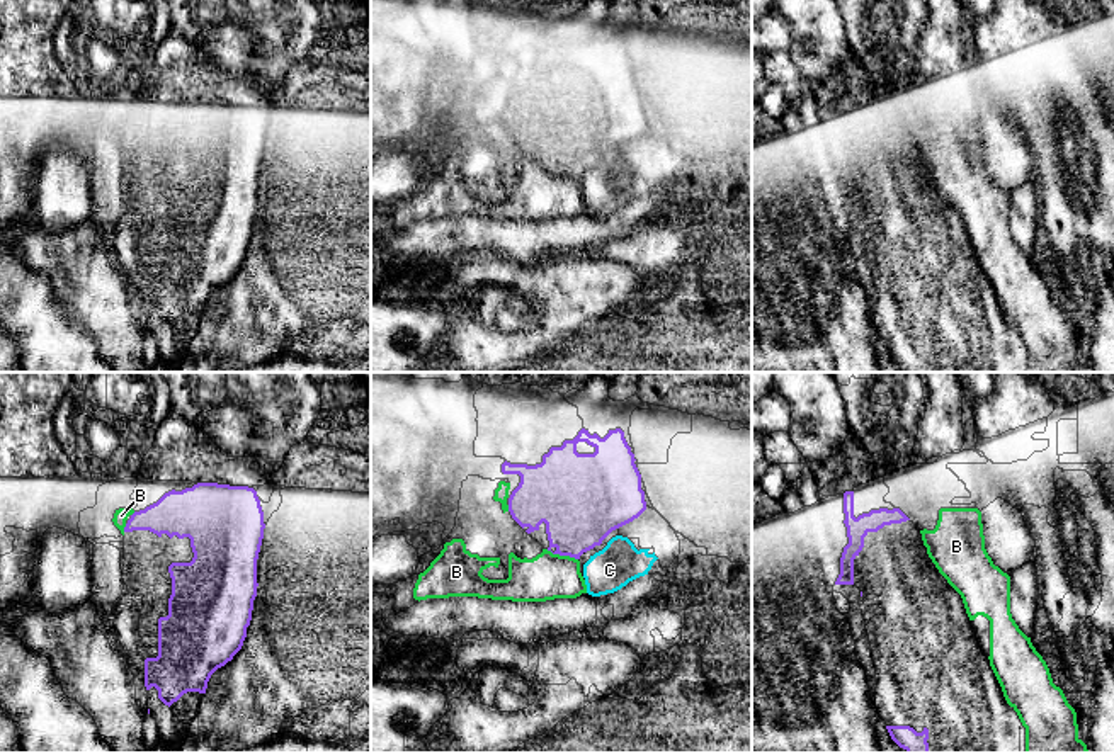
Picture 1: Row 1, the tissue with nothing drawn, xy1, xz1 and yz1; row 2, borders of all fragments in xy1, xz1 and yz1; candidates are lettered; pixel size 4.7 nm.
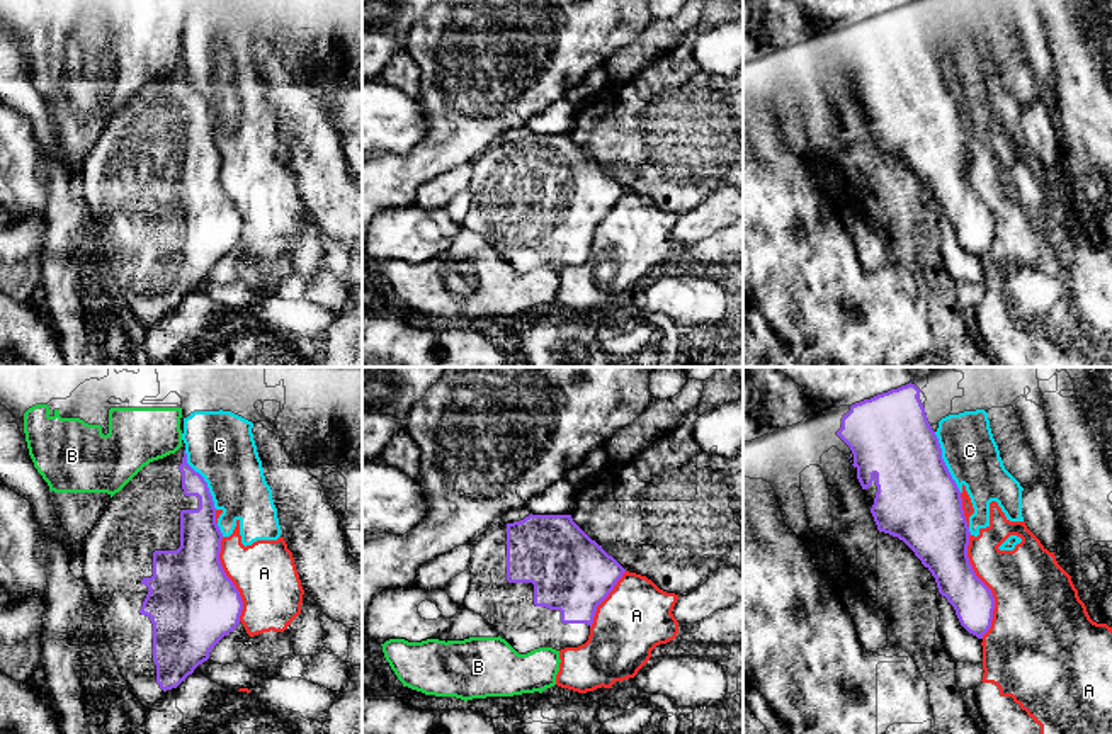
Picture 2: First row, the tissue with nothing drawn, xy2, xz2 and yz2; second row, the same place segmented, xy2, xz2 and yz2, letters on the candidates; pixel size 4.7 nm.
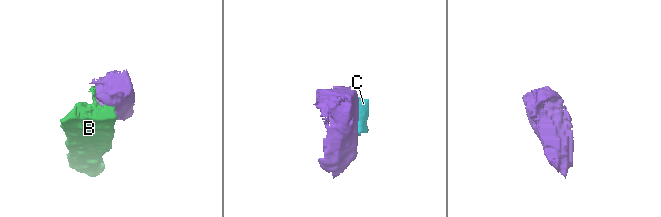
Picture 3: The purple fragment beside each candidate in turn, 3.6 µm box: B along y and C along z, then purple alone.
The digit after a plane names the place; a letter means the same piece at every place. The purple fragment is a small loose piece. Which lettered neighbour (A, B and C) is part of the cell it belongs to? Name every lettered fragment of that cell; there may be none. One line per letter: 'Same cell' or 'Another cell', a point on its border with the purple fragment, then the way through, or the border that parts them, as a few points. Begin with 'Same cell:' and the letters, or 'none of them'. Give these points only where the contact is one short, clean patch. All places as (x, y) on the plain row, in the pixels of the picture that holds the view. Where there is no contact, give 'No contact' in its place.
Same cell: none of them
A: Another cell. Touches purple at yz2 (987, 206)
B: Another cell. Touches purple at xz1 (562, 174)
C: Another cell. Touches purple at xy2 (203, 99)

